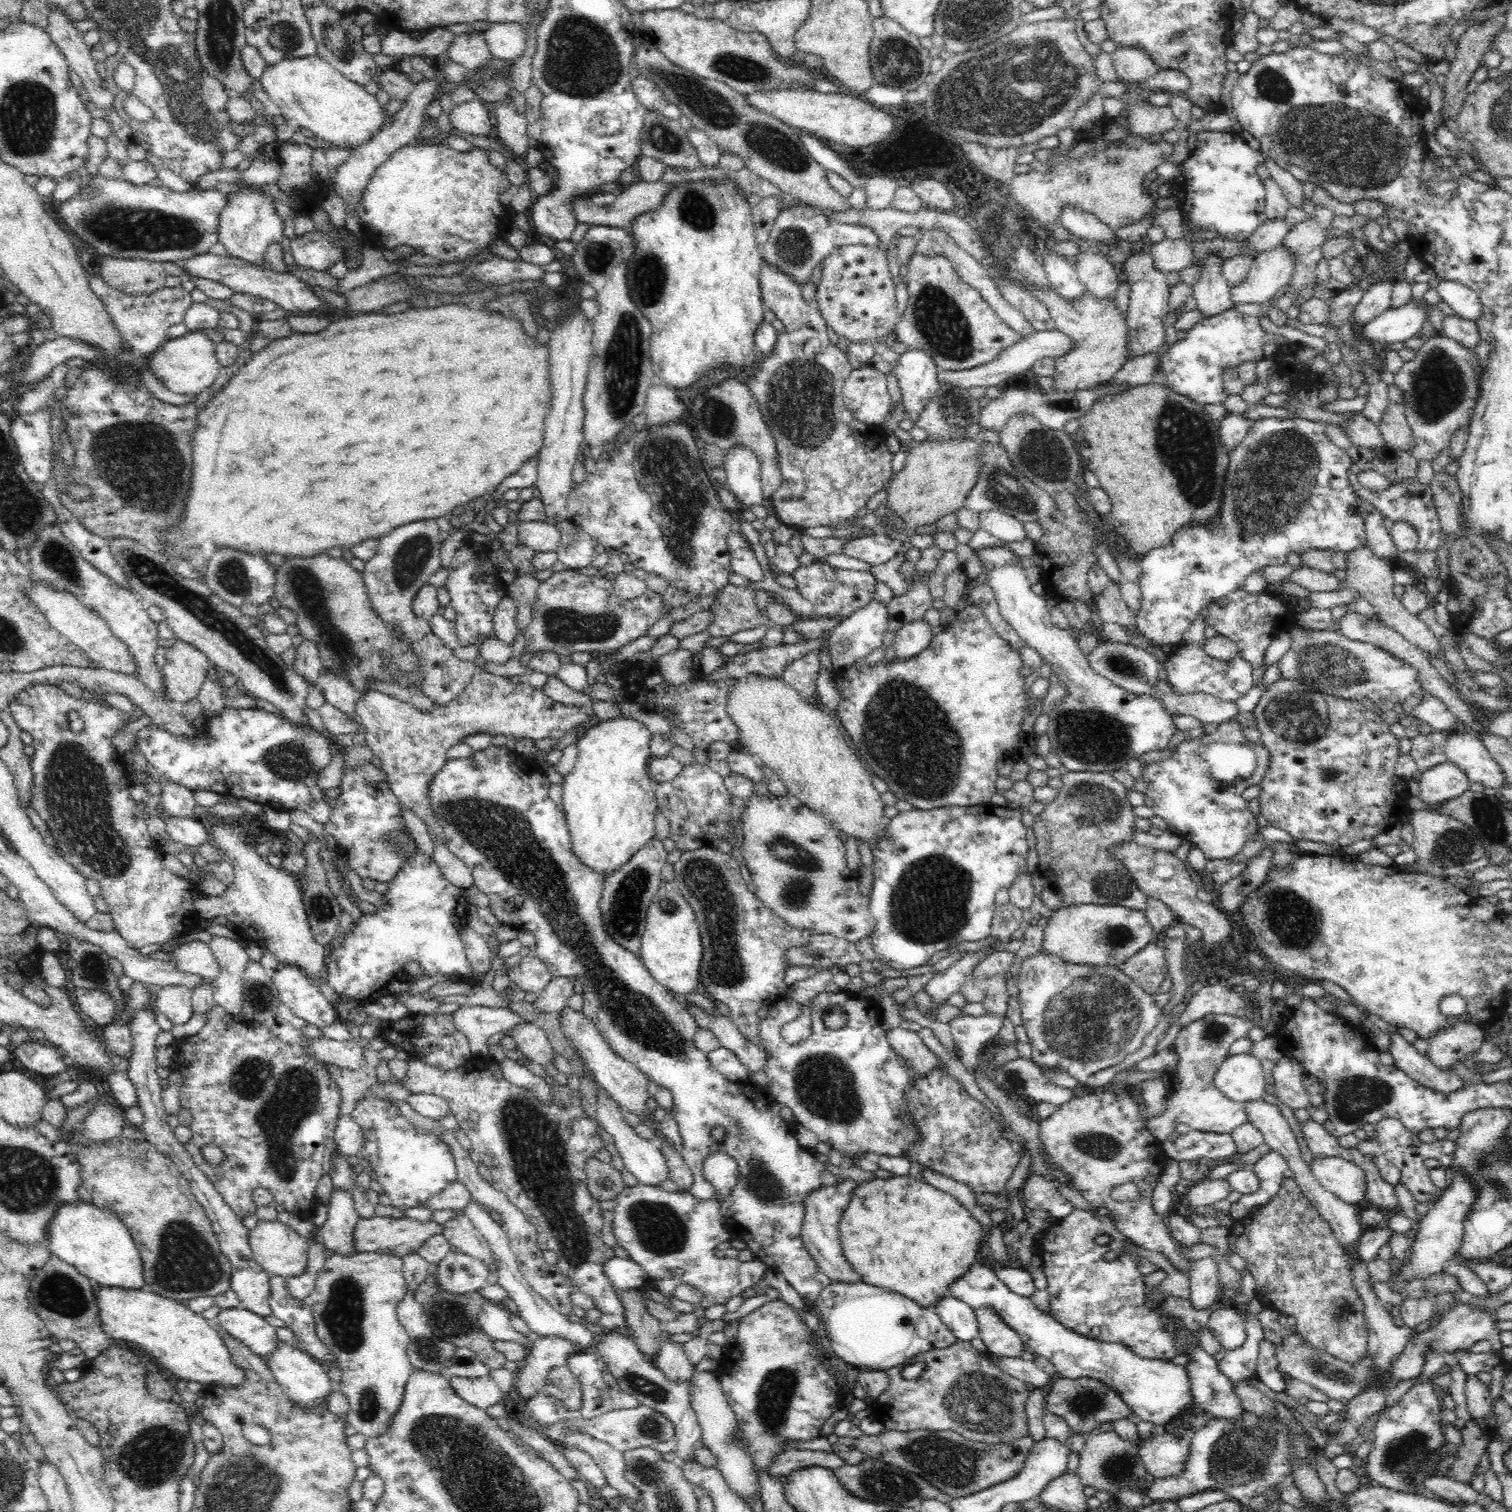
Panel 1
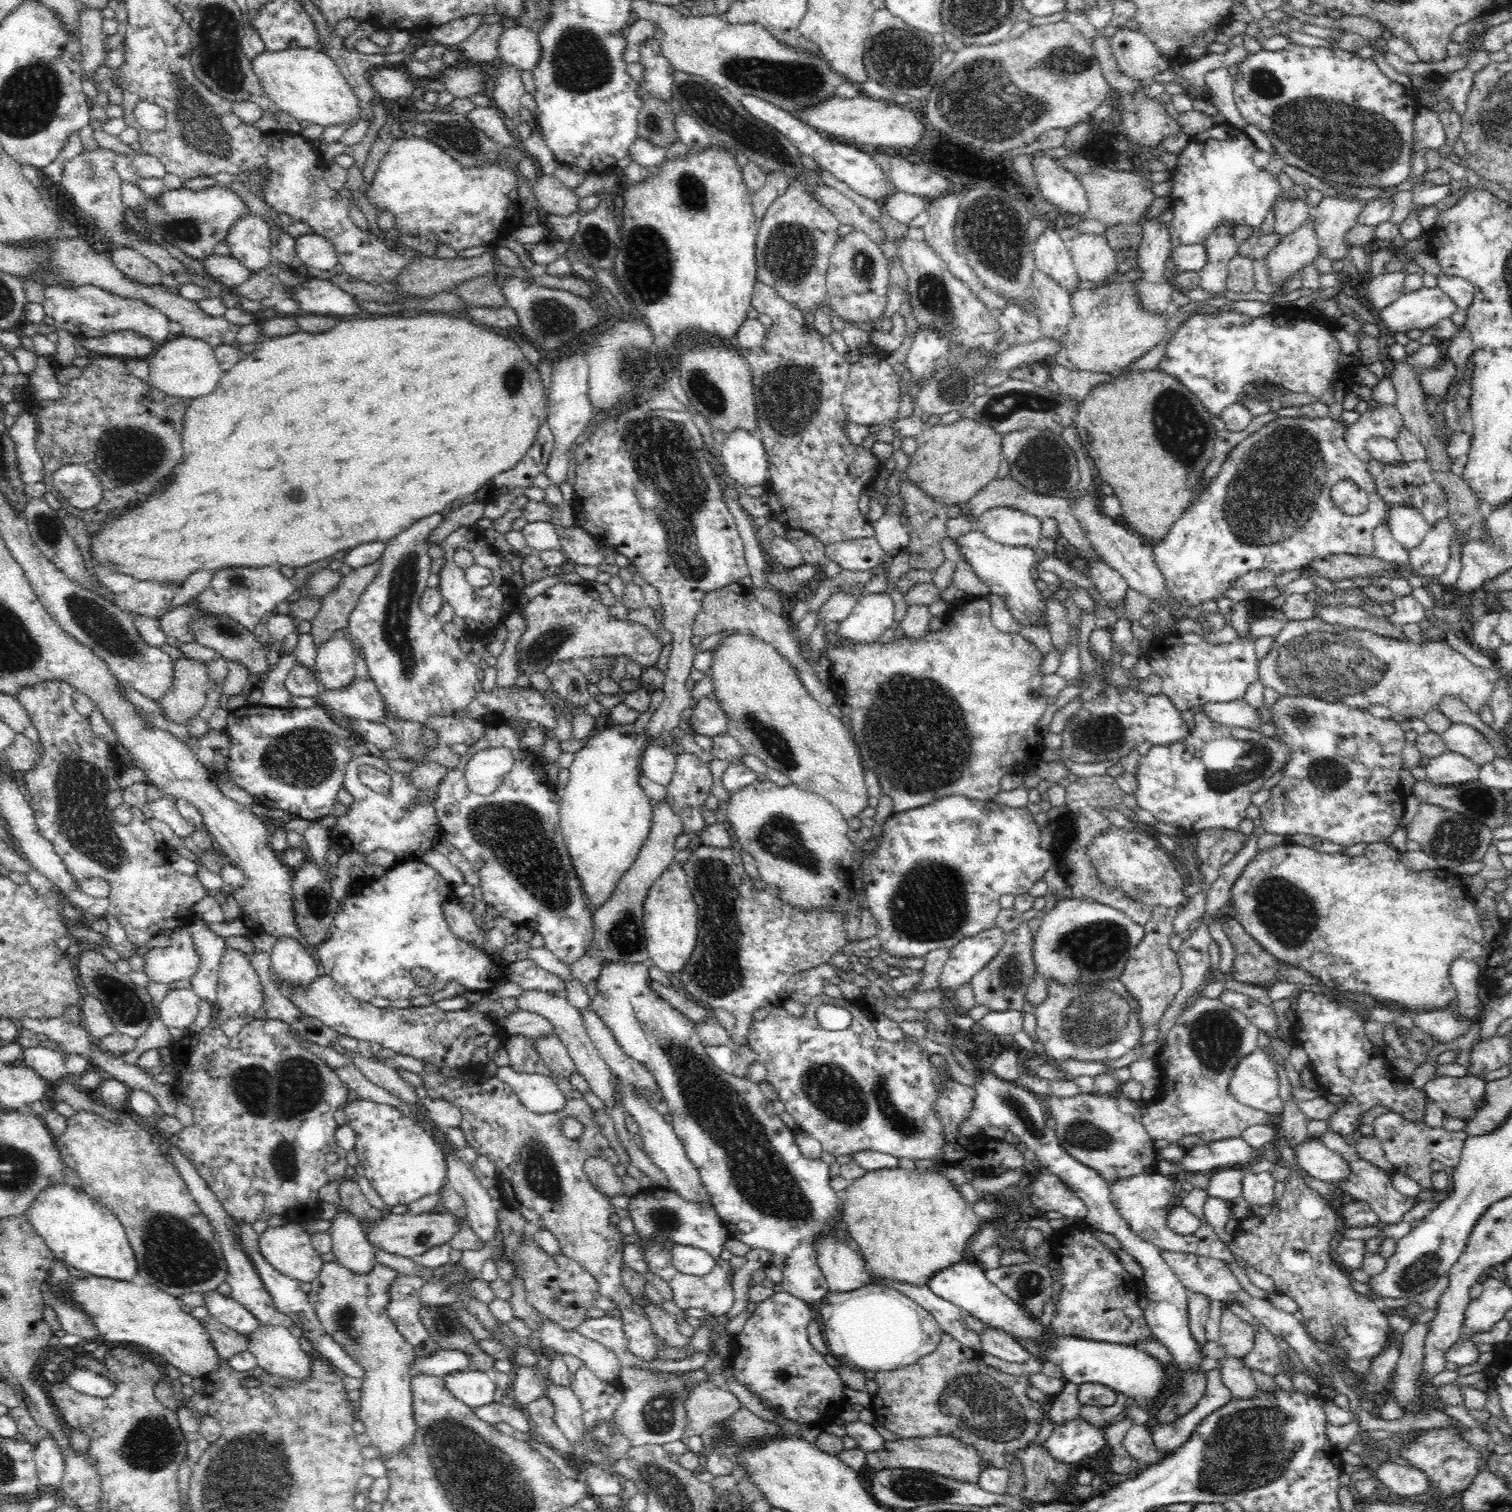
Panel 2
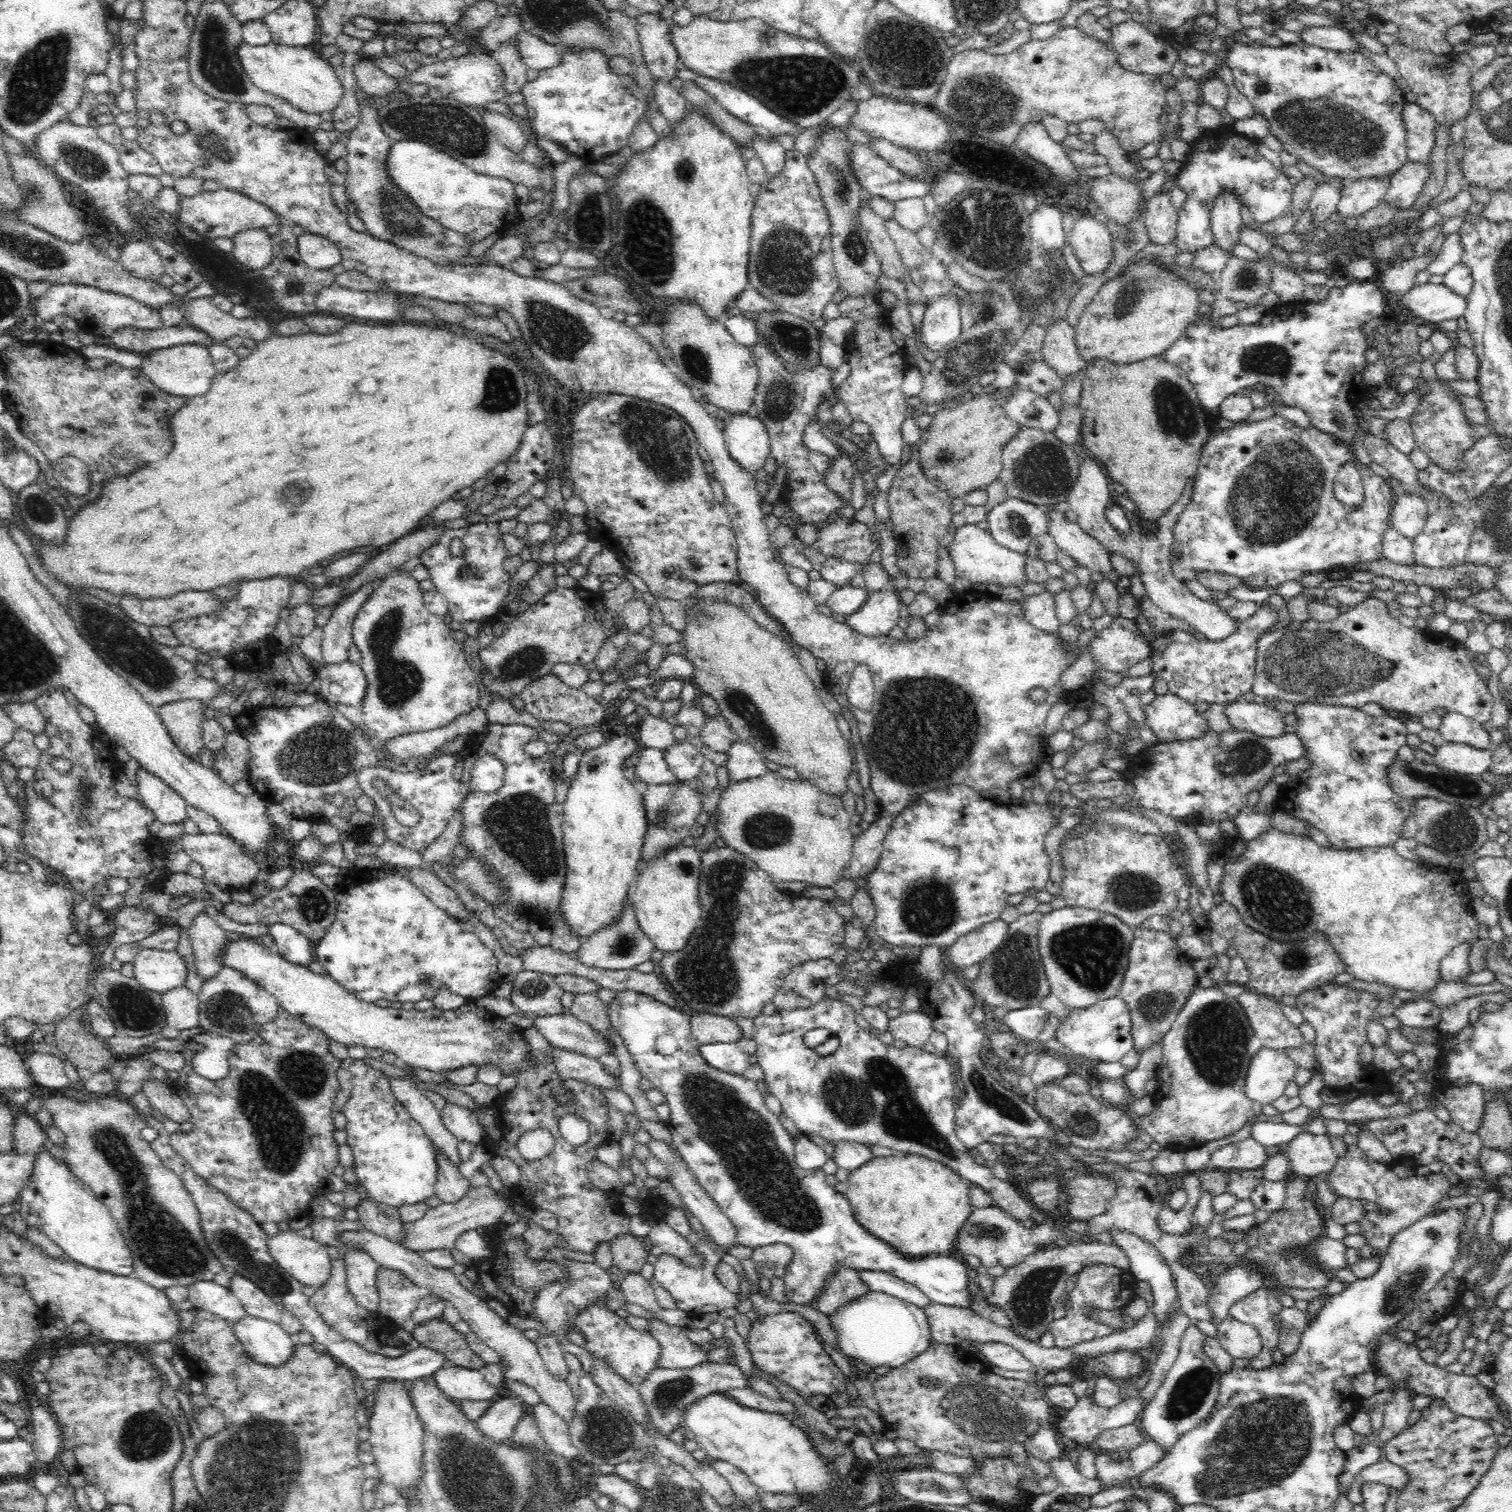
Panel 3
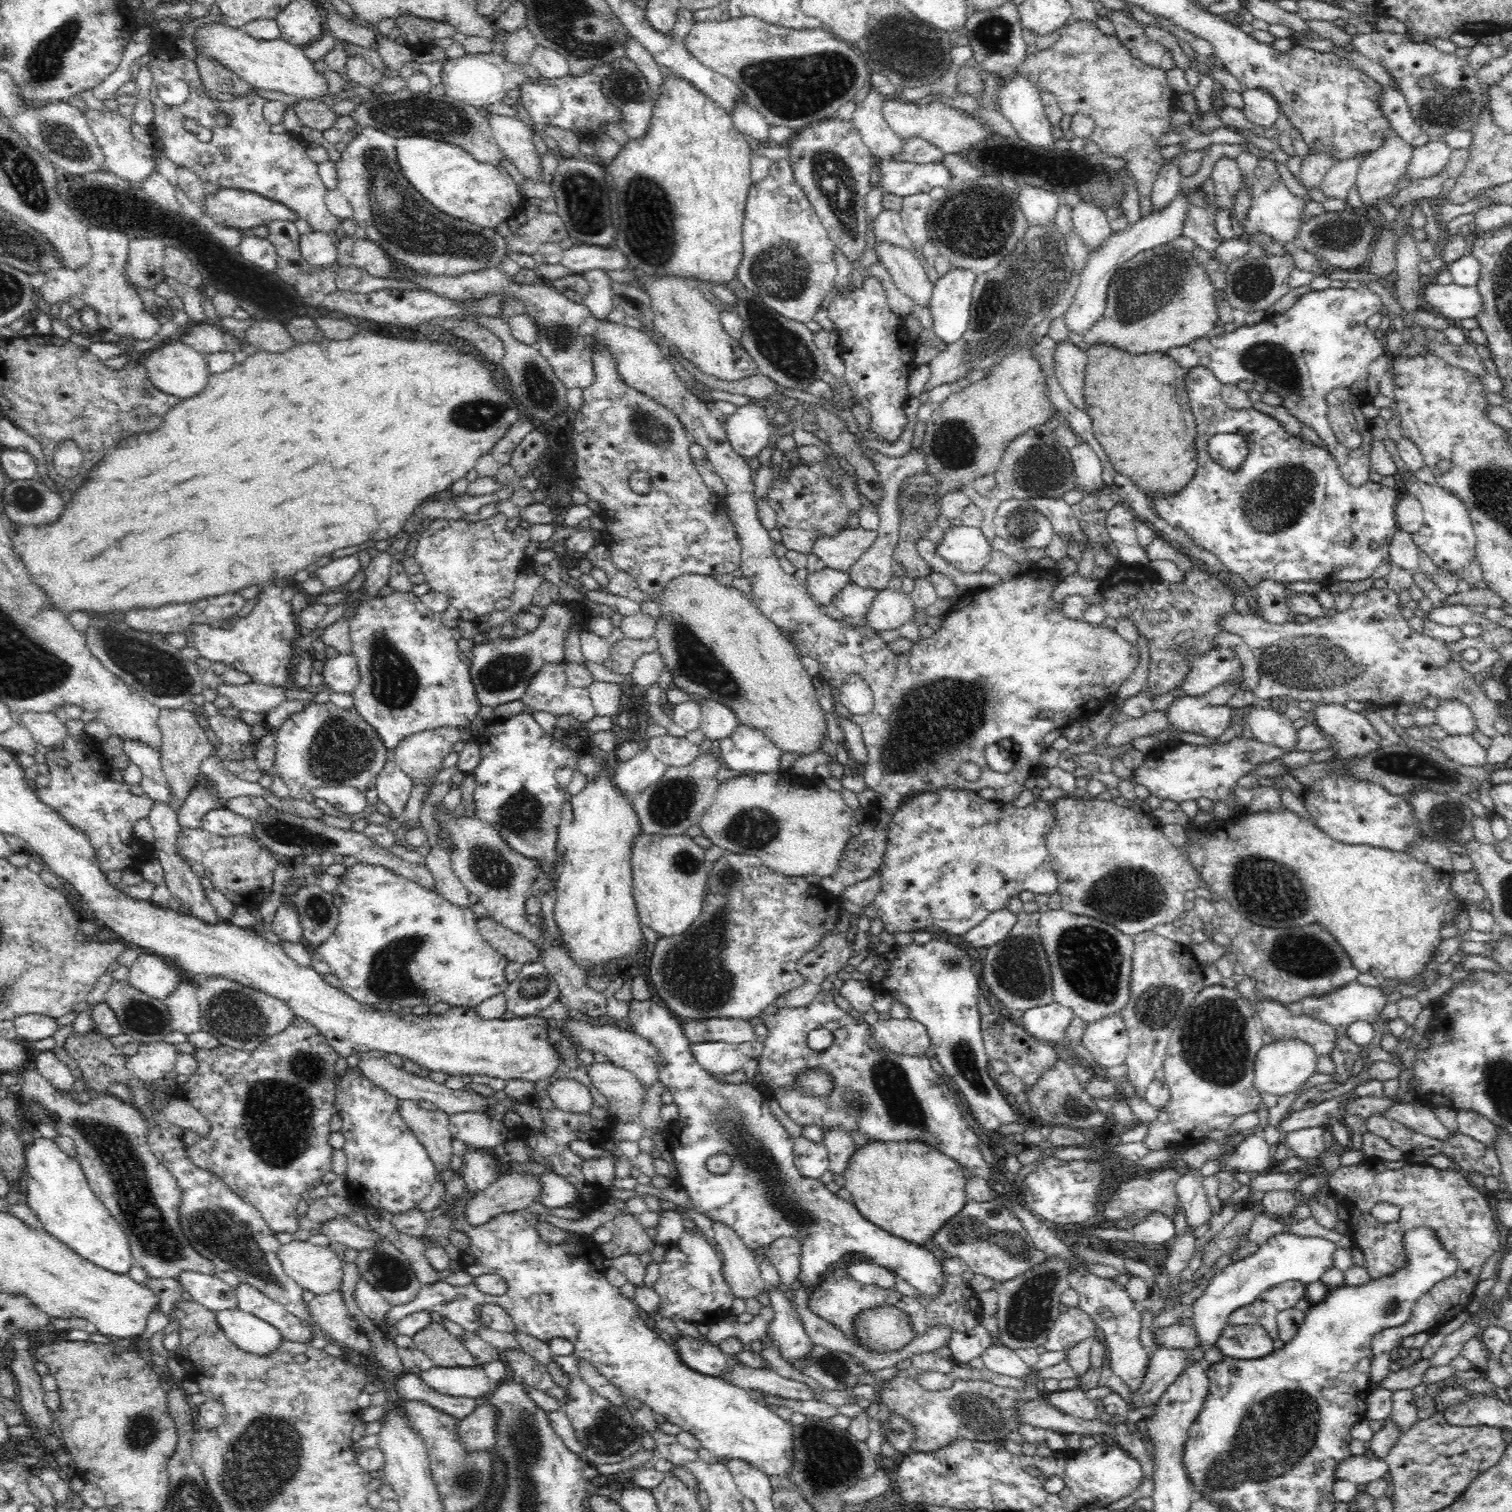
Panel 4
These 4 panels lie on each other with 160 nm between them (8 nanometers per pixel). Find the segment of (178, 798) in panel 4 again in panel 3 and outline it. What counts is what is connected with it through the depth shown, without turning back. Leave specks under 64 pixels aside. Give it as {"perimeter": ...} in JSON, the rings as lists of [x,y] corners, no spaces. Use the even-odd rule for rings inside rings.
{"perimeter":[[[178,700],[157,707],[160,720],[175,745],[188,757],[192,758],[202,750],[202,720],[204,700]]]}

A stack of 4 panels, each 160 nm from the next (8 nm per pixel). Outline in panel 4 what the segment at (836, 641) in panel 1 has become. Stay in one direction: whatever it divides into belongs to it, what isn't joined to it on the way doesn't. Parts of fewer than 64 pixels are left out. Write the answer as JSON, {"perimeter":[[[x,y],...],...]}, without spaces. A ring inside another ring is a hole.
{"perimeter":[[[884,589],[878,591],[868,614],[864,616],[865,626],[878,633],[882,630],[896,630],[905,622],[910,622],[918,611],[908,593]]]}

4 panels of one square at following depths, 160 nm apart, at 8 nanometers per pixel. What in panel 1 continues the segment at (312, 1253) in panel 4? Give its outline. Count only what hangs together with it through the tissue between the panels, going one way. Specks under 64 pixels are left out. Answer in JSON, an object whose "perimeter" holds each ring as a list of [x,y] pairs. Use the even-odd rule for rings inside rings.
{"perimeter":[[[259,1221],[248,1232],[254,1260],[271,1275],[284,1278],[306,1270],[309,1243],[292,1227],[275,1221]]]}

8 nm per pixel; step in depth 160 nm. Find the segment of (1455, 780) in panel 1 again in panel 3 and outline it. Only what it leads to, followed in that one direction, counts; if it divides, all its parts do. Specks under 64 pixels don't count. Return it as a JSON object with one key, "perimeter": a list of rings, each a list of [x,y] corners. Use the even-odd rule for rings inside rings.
{"perimeter":[[[1445,742],[1436,748],[1434,763],[1446,770],[1478,777],[1488,770],[1496,746],[1498,744],[1492,744],[1487,749],[1476,749],[1464,743]]]}

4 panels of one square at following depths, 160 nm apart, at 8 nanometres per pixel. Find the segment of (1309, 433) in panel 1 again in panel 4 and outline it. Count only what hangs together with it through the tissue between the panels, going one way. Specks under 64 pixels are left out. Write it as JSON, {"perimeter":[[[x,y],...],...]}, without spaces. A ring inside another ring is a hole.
{"perimeter":[[[1196,366],[1196,368],[1187,370],[1187,372],[1185,384],[1186,396],[1188,396],[1188,402],[1190,402],[1190,408],[1194,414],[1197,425],[1195,446],[1198,466],[1194,476],[1179,493],[1172,496],[1168,495],[1167,497],[1153,496],[1151,498],[1151,507],[1160,518],[1168,522],[1171,526],[1184,530],[1184,533],[1192,538],[1192,541],[1194,541],[1200,549],[1208,550],[1208,552],[1216,555],[1216,557],[1224,563],[1224,568],[1240,575],[1240,577],[1244,579],[1244,582],[1250,585],[1252,589],[1255,589],[1260,581],[1265,580],[1278,581],[1285,585],[1288,585],[1290,582],[1321,582],[1326,585],[1329,582],[1352,582],[1354,580],[1362,580],[1371,577],[1372,572],[1374,572],[1378,566],[1389,560],[1389,542],[1392,540],[1392,536],[1399,530],[1395,516],[1398,497],[1401,494],[1399,489],[1388,488],[1381,482],[1376,483],[1373,481],[1364,489],[1353,487],[1344,481],[1338,462],[1328,453],[1328,450],[1318,448],[1307,442],[1307,440],[1303,440],[1304,438],[1290,435],[1272,416],[1262,414],[1262,412],[1258,412],[1258,410],[1254,410],[1254,408],[1246,410],[1233,410],[1229,408],[1221,396],[1221,383],[1216,379],[1216,376],[1204,366]],[[1215,437],[1239,437],[1247,441],[1249,454],[1238,470],[1226,470],[1222,465],[1215,464],[1212,461],[1208,448],[1209,442]]]}

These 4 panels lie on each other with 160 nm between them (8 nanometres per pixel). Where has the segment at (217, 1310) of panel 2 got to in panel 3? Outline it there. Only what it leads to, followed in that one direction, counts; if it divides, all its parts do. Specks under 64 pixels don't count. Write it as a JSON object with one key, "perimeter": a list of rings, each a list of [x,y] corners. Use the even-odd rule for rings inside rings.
{"perimeter":[[[196,1281],[187,1287],[188,1299],[196,1309],[204,1309],[229,1323],[238,1322],[243,1316],[248,1315],[229,1287],[215,1281]]]}

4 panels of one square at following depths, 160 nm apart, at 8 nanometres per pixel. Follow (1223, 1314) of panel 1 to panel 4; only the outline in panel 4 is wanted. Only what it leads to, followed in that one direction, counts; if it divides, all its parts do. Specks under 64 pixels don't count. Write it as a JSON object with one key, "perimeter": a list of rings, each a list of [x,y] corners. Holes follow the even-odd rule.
{"perimeter":[[[1258,1324],[1228,1325],[1216,1346],[1224,1357],[1248,1361],[1273,1354],[1274,1342],[1268,1332]]]}

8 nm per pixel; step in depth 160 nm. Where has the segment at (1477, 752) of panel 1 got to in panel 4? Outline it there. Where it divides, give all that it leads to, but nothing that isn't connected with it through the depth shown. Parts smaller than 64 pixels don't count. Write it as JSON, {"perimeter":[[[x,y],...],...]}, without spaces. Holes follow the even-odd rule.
{"perimeter":[[[1439,701],[1435,720],[1448,735],[1472,735],[1477,729],[1474,713],[1462,701]]]}

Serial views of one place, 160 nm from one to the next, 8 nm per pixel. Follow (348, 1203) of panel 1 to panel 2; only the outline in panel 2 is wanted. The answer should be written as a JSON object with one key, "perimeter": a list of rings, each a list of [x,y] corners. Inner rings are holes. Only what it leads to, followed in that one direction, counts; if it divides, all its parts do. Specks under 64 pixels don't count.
{"perimeter":[[[340,1211],[330,1220],[335,1260],[354,1274],[368,1274],[375,1262],[375,1248],[368,1241],[366,1229],[348,1211]]]}

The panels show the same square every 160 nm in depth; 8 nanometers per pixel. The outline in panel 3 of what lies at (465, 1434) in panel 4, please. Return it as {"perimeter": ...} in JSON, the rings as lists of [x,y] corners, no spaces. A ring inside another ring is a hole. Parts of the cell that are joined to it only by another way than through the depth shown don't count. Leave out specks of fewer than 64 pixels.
{"perimeter":[[[497,1398],[482,1418],[475,1420],[475,1427],[490,1440],[501,1444],[509,1442],[515,1424],[524,1416],[527,1407],[522,1398]]]}

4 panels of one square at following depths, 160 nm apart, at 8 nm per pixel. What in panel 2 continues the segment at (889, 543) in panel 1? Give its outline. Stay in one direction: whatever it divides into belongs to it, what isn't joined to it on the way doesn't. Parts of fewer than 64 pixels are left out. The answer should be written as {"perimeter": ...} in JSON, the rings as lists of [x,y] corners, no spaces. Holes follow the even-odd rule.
{"perimeter":[[[875,537],[856,538],[825,548],[826,558],[837,562],[842,570],[871,570],[881,563],[885,553]]]}

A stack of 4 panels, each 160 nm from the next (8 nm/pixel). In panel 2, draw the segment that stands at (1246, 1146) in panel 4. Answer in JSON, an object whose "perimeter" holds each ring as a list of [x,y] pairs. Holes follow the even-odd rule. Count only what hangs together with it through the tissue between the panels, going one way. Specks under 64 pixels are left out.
{"perimeter":[[[1233,1137],[1213,1142],[1204,1146],[1185,1149],[1179,1165],[1160,1162],[1158,1173],[1183,1174],[1186,1172],[1206,1172],[1212,1168],[1225,1168],[1234,1164],[1246,1164],[1256,1160],[1255,1148],[1248,1145],[1241,1137]]]}

